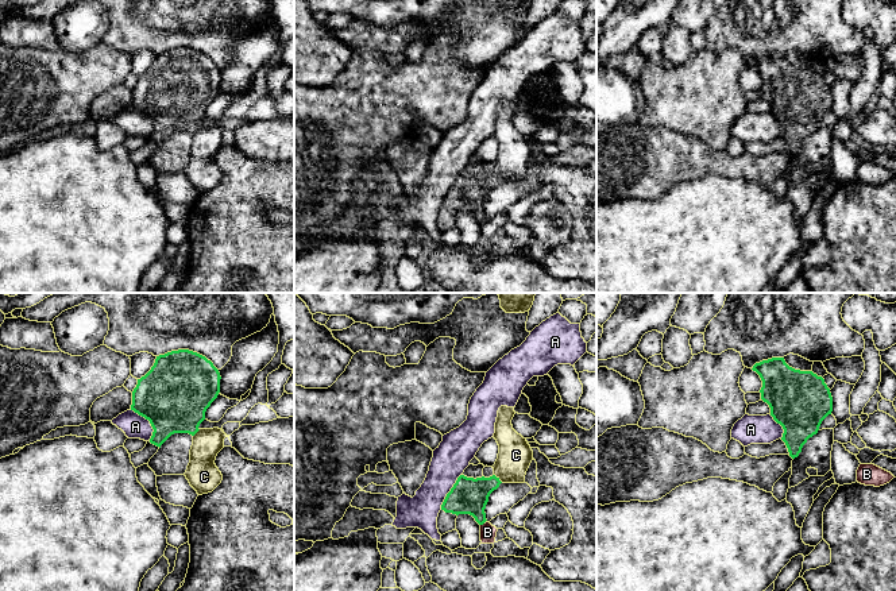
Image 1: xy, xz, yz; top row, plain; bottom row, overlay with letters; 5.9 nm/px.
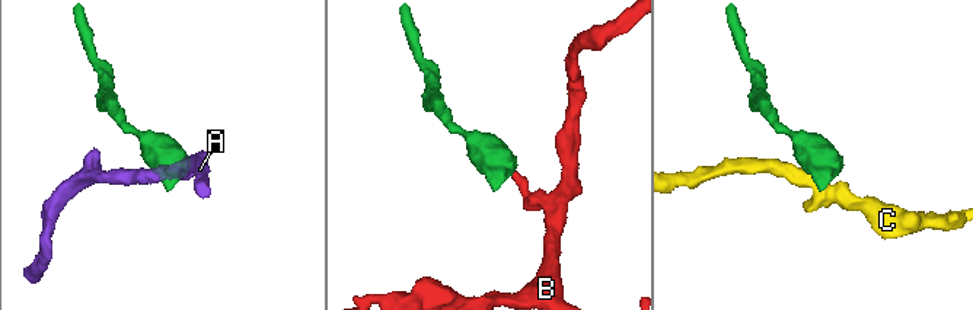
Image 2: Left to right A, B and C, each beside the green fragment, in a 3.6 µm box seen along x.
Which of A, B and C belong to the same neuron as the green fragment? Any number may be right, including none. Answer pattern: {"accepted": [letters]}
{"accepted": []}

